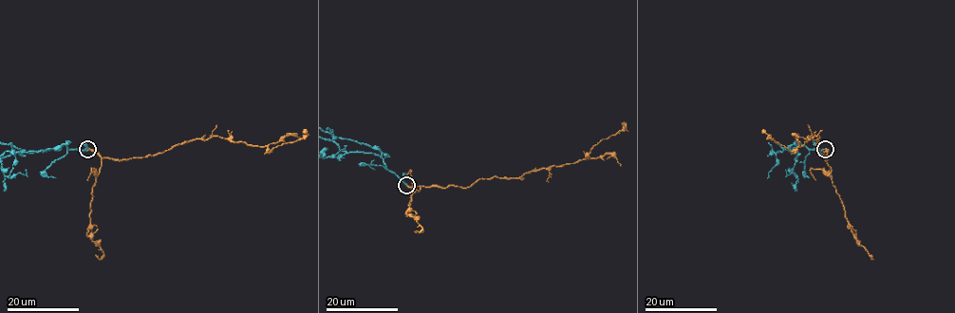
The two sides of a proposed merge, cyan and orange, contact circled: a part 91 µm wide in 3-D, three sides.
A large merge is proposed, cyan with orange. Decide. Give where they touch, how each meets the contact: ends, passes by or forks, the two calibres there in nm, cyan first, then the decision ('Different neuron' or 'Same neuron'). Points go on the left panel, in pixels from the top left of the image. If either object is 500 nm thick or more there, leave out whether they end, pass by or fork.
Place: (87, 149). At the ring cyan ends. At the ring orange ends. Thickness 240 nm (cyan) against 300 nm. Same neuron

